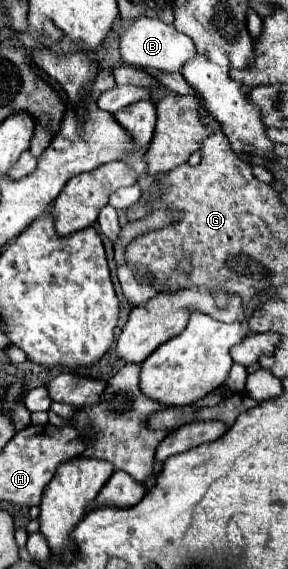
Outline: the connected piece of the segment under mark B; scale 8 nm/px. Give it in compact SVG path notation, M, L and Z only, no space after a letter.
M134 18L132 26L120 36L120 54L126 64L136 68L156 68L162 72L178 72L190 58L194 58L196 48L192 38L180 34L174 26L164 24L160 18Z

